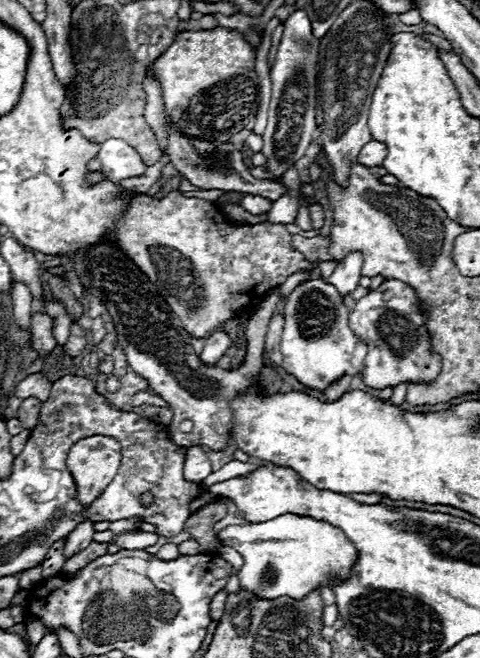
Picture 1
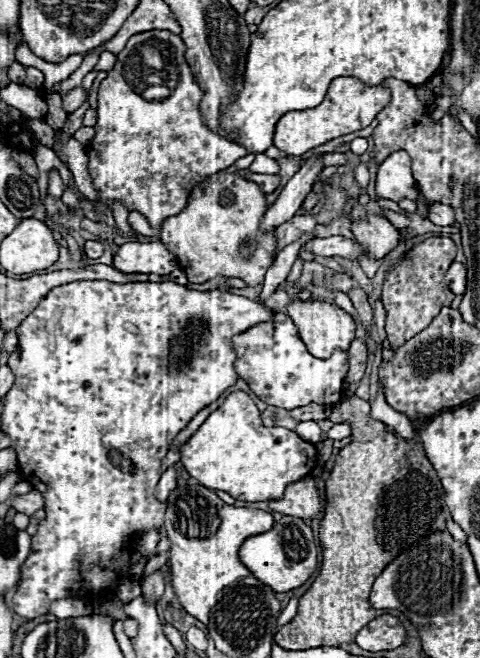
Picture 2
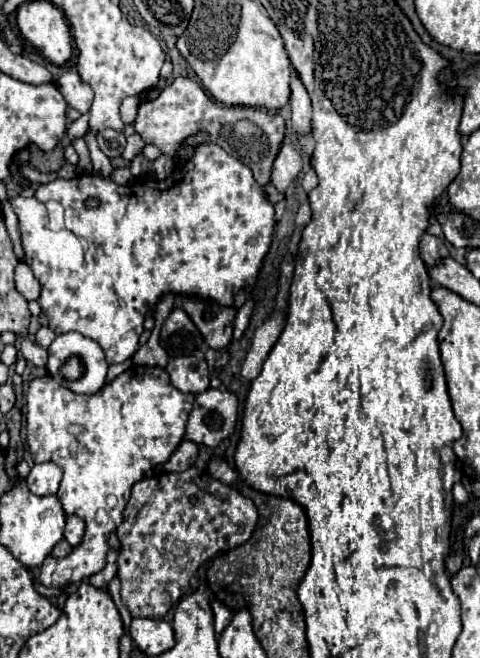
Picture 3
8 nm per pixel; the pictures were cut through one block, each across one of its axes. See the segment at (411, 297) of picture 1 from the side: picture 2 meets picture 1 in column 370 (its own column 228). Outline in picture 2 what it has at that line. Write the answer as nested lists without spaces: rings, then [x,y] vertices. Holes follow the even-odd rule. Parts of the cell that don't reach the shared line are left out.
[[[76,280],[70,284],[62,284],[52,288],[36,306],[34,312],[30,312],[22,324],[18,326],[18,346],[10,354],[10,368],[16,376],[14,386],[2,400],[2,430],[12,438],[12,448],[18,454],[18,470],[20,474],[32,482],[36,490],[44,494],[46,504],[46,518],[38,524],[36,534],[32,536],[32,548],[22,564],[22,580],[20,586],[12,598],[12,612],[18,616],[24,616],[28,620],[44,616],[50,612],[50,604],[64,598],[90,598],[92,594],[104,596],[118,590],[122,580],[126,580],[126,562],[130,560],[130,554],[134,548],[130,548],[140,532],[148,530],[160,530],[164,524],[164,510],[166,504],[162,504],[154,492],[162,474],[162,460],[178,436],[182,428],[192,420],[194,414],[198,414],[204,406],[212,404],[226,388],[234,386],[238,380],[238,374],[234,370],[236,352],[232,350],[232,338],[236,334],[244,334],[244,330],[250,330],[252,326],[260,322],[272,320],[272,310],[264,306],[258,300],[250,300],[246,296],[236,296],[230,292],[220,290],[190,290],[176,282],[136,282],[136,284],[116,284],[108,280]]]

